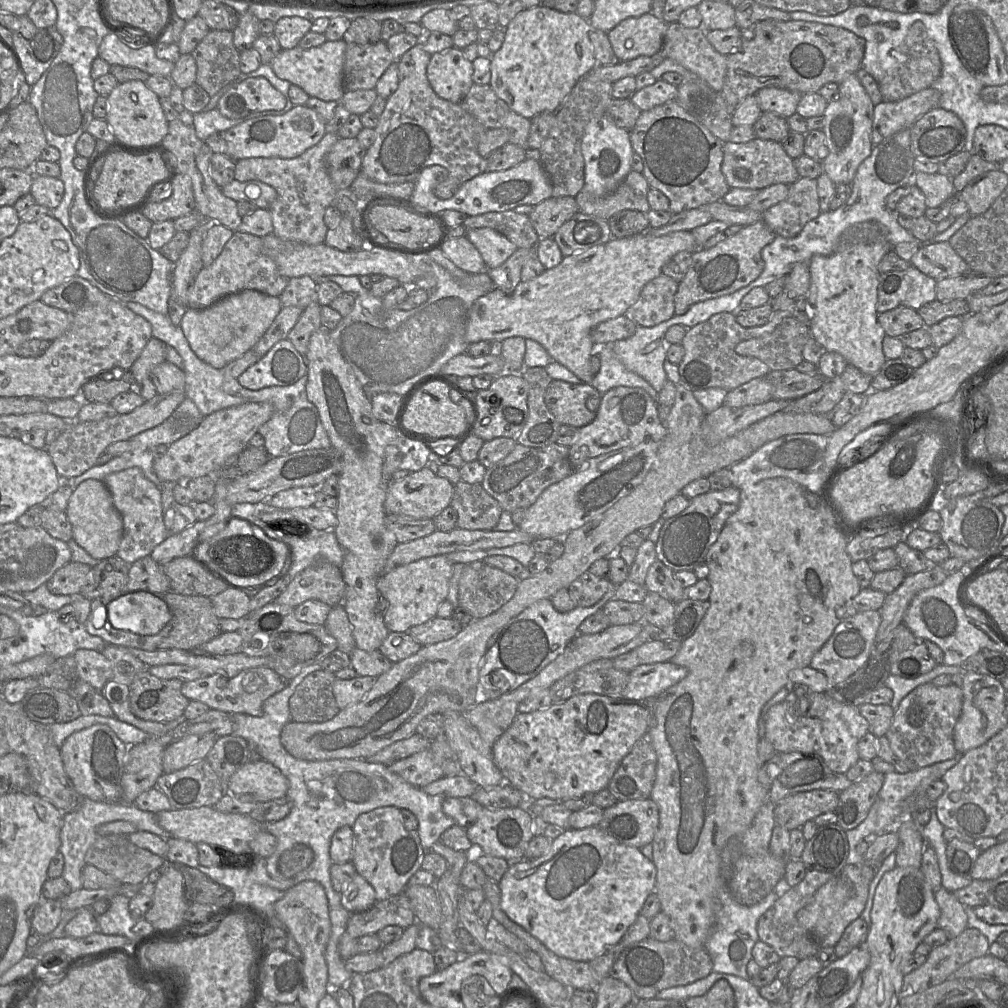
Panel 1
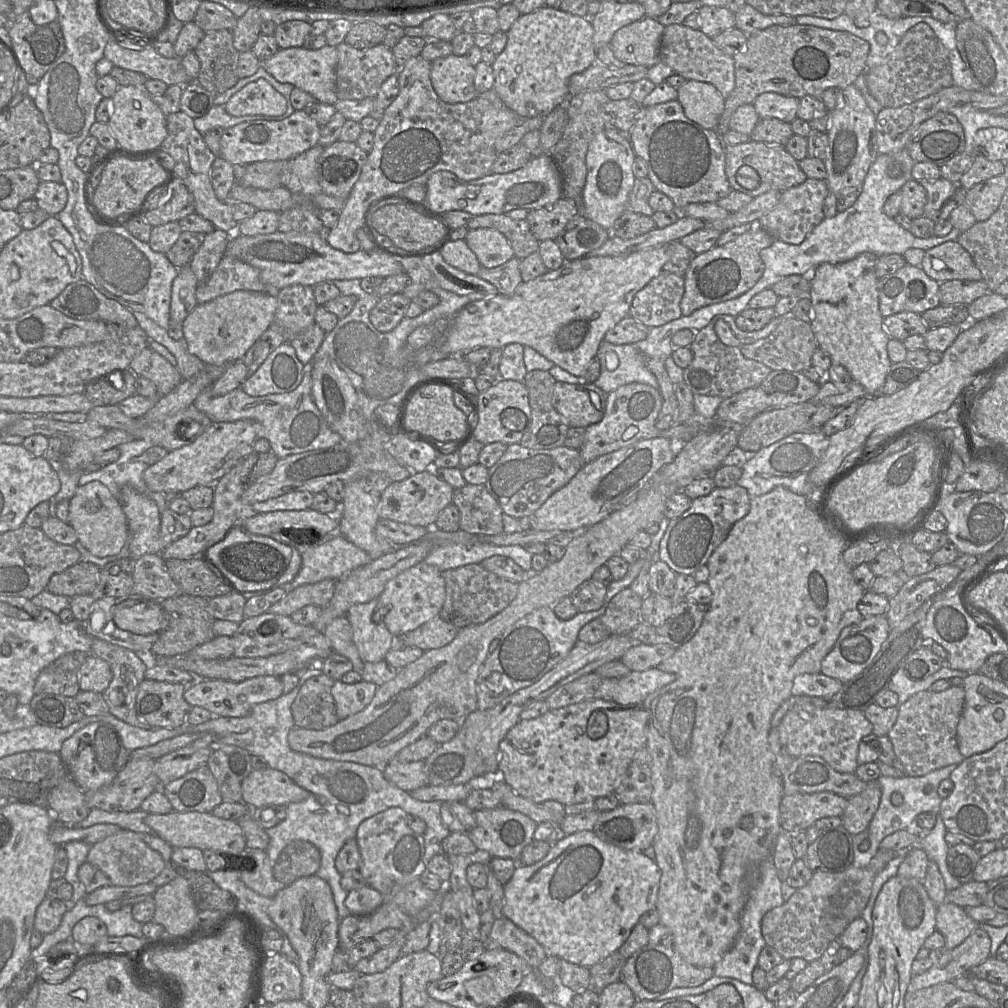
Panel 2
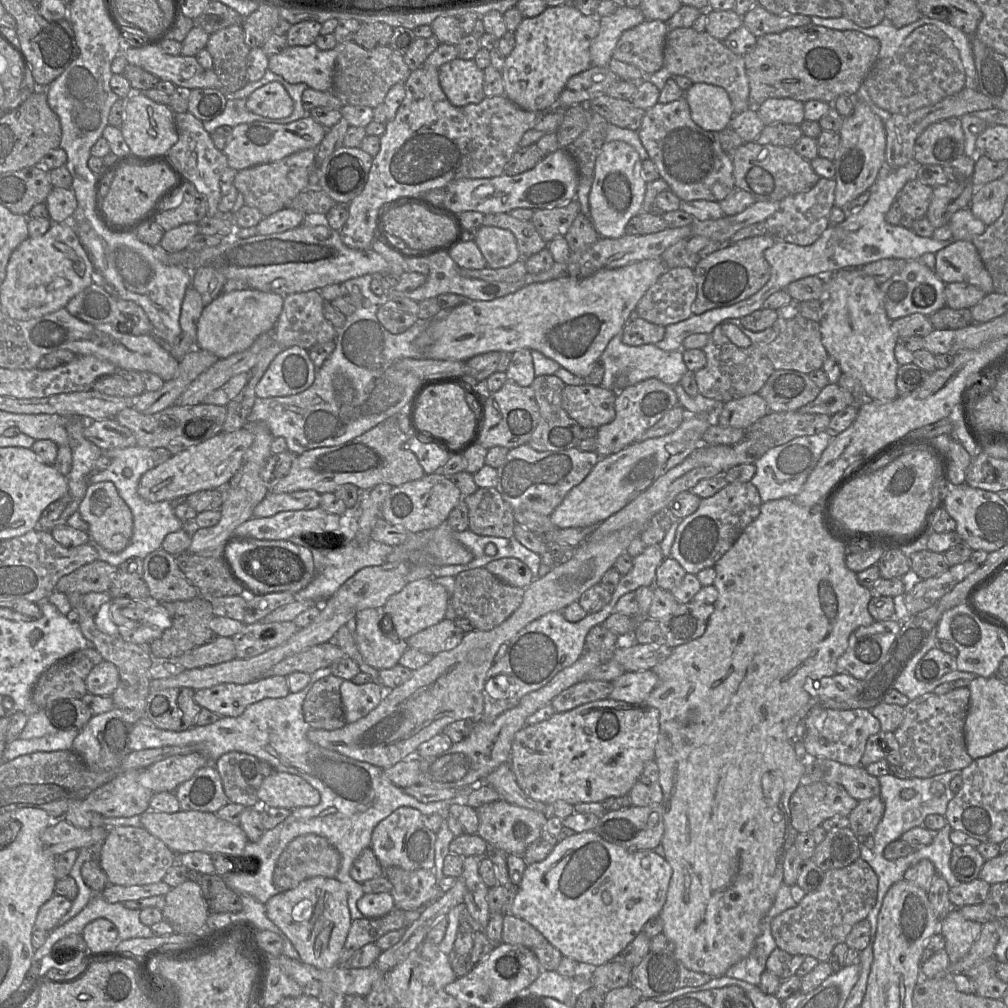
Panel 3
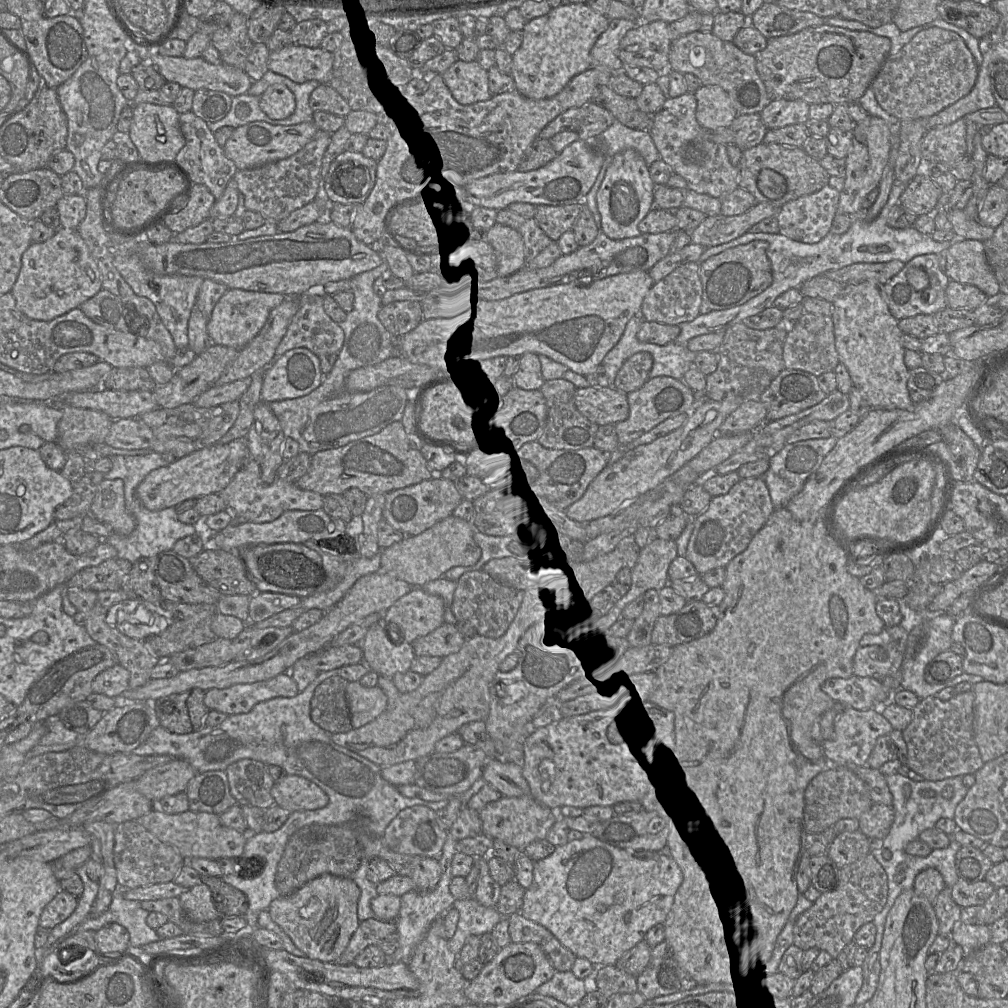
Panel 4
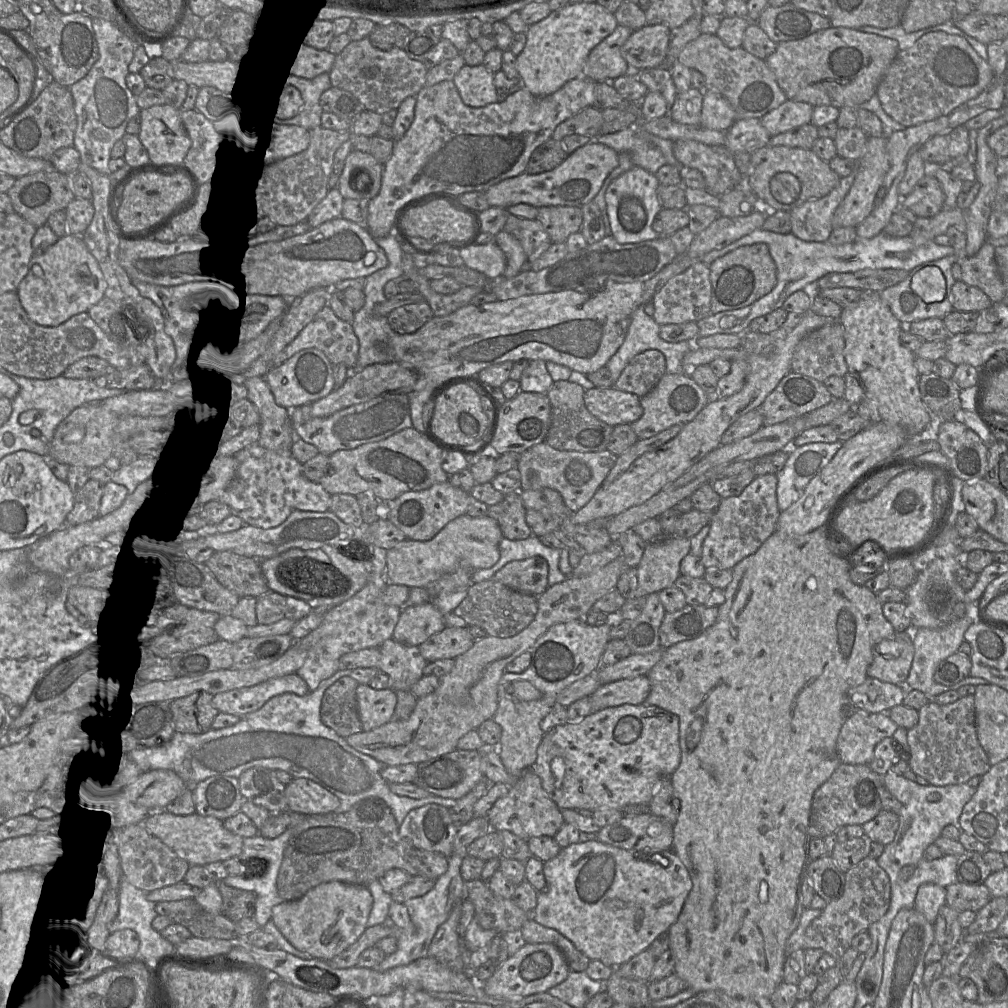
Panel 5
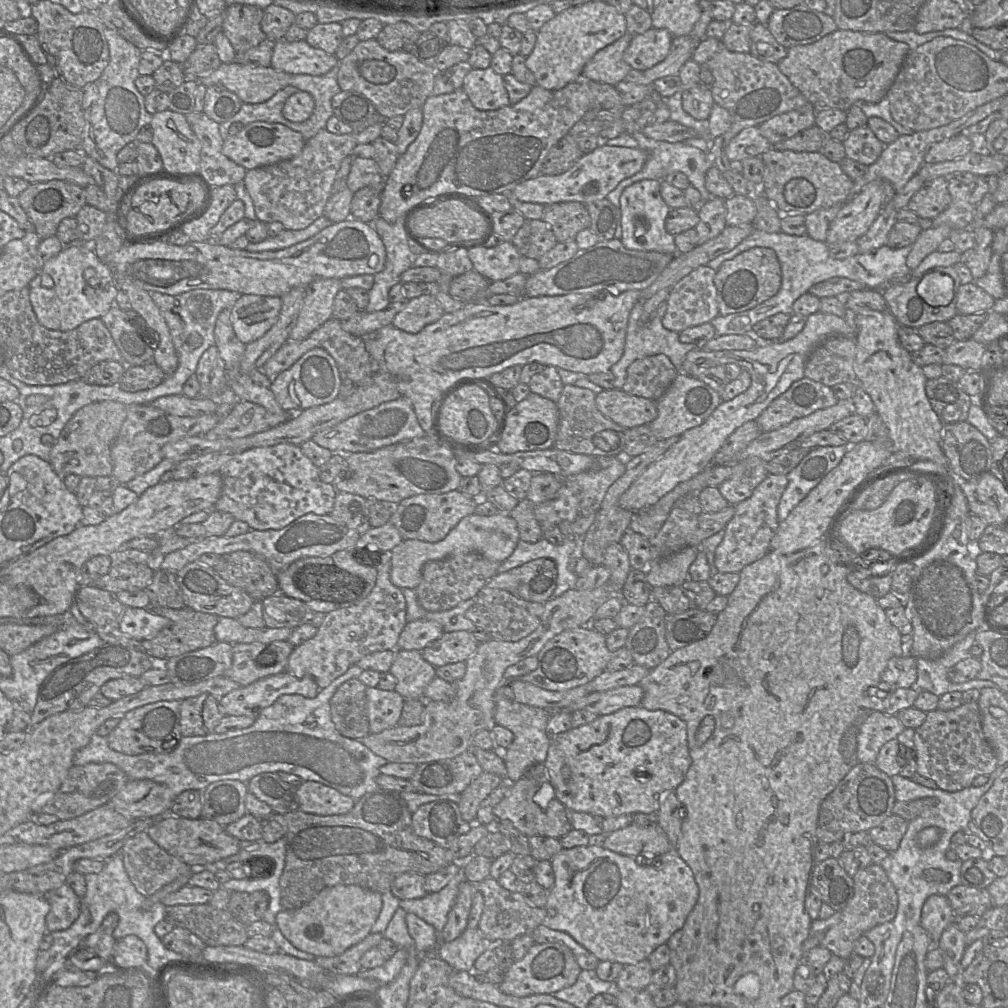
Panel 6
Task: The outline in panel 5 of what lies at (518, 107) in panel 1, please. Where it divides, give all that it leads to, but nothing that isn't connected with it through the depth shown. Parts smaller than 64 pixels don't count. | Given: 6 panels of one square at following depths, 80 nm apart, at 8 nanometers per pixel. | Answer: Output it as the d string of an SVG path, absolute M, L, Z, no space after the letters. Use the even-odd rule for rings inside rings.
M597 2L575 3L551 11L538 23L526 30L526 44L517 56L516 67L521 87L535 96L547 96L567 82L582 76L590 52L618 26L614 13Z

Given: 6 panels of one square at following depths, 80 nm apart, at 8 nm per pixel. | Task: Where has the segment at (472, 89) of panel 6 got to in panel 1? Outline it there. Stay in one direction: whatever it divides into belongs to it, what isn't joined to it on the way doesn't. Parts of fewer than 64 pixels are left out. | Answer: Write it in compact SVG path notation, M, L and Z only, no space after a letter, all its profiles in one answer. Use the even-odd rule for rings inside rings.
M451 47L431 55L427 78L433 91L442 99L460 103L473 85L473 64L463 51Z

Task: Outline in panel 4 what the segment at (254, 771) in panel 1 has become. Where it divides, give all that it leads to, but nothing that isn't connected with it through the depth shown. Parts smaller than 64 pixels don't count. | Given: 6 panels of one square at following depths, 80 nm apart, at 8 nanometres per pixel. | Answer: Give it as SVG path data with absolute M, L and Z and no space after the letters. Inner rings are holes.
M285 774L271 790L275 805L289 812L316 810L327 806L328 795L313 781L298 775Z

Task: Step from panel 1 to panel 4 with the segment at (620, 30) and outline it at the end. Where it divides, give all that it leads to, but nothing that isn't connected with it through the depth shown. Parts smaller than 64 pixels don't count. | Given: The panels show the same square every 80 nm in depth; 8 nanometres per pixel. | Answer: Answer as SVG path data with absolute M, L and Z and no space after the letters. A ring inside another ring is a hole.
M641 21L624 36L618 55L625 67L646 67L666 72L672 41L666 22Z

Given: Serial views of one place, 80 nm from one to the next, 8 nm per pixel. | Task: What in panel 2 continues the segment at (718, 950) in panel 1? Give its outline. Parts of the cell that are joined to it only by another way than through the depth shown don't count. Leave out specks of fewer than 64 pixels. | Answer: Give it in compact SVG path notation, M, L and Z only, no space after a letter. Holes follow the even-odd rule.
M766 859L763 861L759 866L759 870L761 872L761 881L750 889L748 901L740 916L739 935L733 947L713 968L714 975L734 978L745 984L753 984L753 970L758 966L758 958L762 949L767 946L761 932L762 918L768 911L785 903L781 890L782 881L777 875L773 860Z

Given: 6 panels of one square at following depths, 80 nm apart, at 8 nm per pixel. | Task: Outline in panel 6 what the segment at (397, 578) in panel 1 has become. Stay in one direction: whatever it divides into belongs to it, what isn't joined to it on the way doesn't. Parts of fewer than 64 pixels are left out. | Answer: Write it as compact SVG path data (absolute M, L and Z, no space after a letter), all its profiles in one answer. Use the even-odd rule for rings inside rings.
M429 620L407 622L399 636L398 650L422 651L428 644L440 638L445 632L440 624Z

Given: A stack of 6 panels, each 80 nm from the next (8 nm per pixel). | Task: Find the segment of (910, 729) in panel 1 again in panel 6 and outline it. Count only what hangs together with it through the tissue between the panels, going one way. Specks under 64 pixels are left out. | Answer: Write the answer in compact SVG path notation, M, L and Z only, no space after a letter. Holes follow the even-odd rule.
M977 702L963 703L948 711L927 712L925 722L915 729L917 773L933 780L939 789L956 792L972 786L975 778L989 776L998 766L996 754L987 742Z

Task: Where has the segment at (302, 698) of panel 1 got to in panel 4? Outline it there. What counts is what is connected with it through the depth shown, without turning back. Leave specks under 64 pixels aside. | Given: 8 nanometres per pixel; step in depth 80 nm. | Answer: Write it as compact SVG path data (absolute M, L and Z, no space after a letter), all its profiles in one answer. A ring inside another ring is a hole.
M339 675L329 677L316 687L311 699L311 719L331 734L353 729L346 693L348 682Z

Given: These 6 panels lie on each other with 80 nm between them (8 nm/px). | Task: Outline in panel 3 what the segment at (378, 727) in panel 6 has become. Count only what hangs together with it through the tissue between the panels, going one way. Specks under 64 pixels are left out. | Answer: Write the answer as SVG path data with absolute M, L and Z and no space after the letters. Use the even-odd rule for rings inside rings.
M344 680L340 692L347 723L359 720L376 708L385 691L377 681L358 685L351 680Z

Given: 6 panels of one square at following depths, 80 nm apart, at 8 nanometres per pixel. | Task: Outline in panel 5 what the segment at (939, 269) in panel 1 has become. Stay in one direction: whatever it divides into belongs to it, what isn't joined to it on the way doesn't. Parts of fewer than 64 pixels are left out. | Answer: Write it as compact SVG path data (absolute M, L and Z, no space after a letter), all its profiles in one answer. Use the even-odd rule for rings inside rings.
M985 242L972 257L960 258L961 281L978 287L992 301L1001 302L1007 296L1006 289L995 260L995 247Z

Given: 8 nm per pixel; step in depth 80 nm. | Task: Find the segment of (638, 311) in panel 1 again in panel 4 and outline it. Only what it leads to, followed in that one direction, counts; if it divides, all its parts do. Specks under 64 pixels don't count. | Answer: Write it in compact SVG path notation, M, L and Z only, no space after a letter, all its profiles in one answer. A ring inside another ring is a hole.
M697 262L684 264L656 282L643 300L640 310L640 316L643 320L667 325L680 325L699 316L702 301L700 264Z

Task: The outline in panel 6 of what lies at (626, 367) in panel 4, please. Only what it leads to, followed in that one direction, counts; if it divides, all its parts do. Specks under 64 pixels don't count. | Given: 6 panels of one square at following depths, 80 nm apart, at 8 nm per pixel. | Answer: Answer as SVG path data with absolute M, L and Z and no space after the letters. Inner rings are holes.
M665 354L649 355L630 364L622 390L656 401L679 373Z

